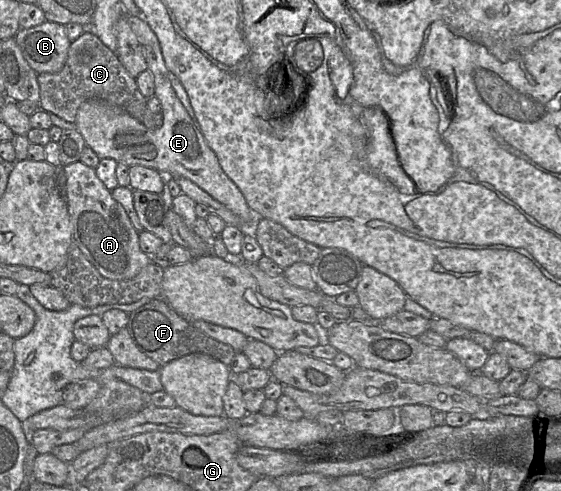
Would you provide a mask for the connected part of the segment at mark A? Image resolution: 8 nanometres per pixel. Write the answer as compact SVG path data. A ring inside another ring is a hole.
M77 161L62 166L62 169L66 177L65 200L72 223L73 241L103 277L112 280L134 278L142 268L152 262L152 259L140 249L140 232L133 227L124 207L112 197L111 191L96 175L95 168Z

